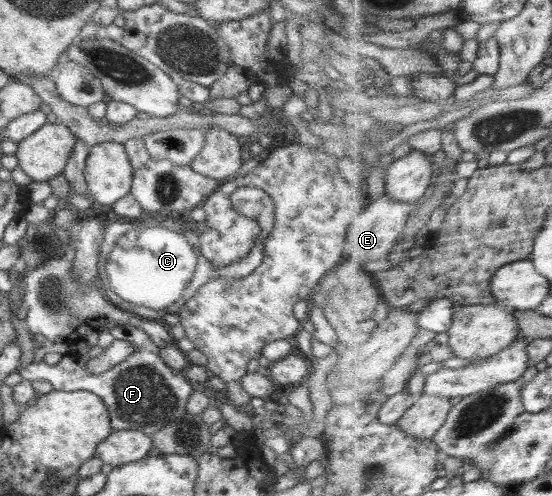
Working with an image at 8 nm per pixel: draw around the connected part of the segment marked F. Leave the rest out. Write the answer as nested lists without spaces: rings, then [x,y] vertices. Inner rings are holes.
[[[117,326],[113,333],[116,340],[129,341],[135,350],[122,363],[100,375],[90,375],[86,371],[86,362],[93,358],[88,352],[82,355],[74,352],[64,354],[62,360],[55,365],[34,360],[18,372],[30,383],[47,381],[58,391],[90,391],[108,409],[114,430],[140,431],[152,437],[162,427],[168,426],[170,421],[176,421],[180,415],[187,413],[186,405],[196,385],[188,381],[183,371],[171,369],[164,363],[158,347],[144,330],[134,326]]]

